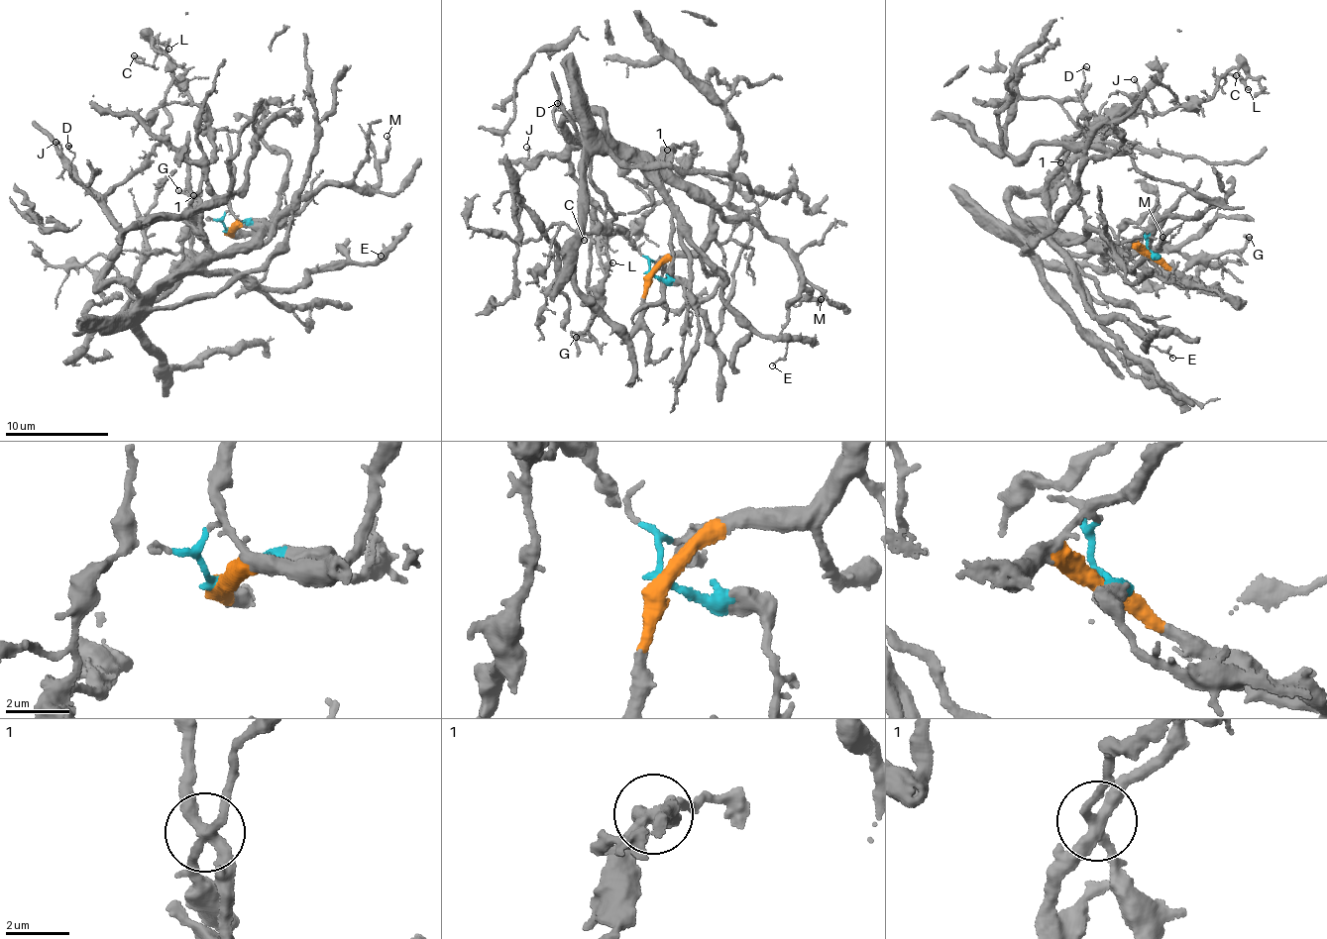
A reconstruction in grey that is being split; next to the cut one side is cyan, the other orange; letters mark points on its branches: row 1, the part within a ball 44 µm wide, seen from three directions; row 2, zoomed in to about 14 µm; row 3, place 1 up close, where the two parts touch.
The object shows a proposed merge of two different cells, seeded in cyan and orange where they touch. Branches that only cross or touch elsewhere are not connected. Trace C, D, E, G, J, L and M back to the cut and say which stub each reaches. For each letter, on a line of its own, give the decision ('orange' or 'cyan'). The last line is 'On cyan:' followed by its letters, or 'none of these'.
C: cyan
D: orange
E: orange
G: cyan
J: orange
L: cyan
M: orange
On cyan: C, G, L

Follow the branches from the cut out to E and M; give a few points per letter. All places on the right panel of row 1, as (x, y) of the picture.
E: (1152, 255), (1059, 232), (1050, 237), (1092, 311), (1125, 321), (1147, 341), (1144, 349), (1173, 358)
M: (1152, 255), (1131, 248), (1127, 253), (1082, 241), (1083, 232), (1102, 230), (1128, 265), (1153, 252), (1163, 236)

